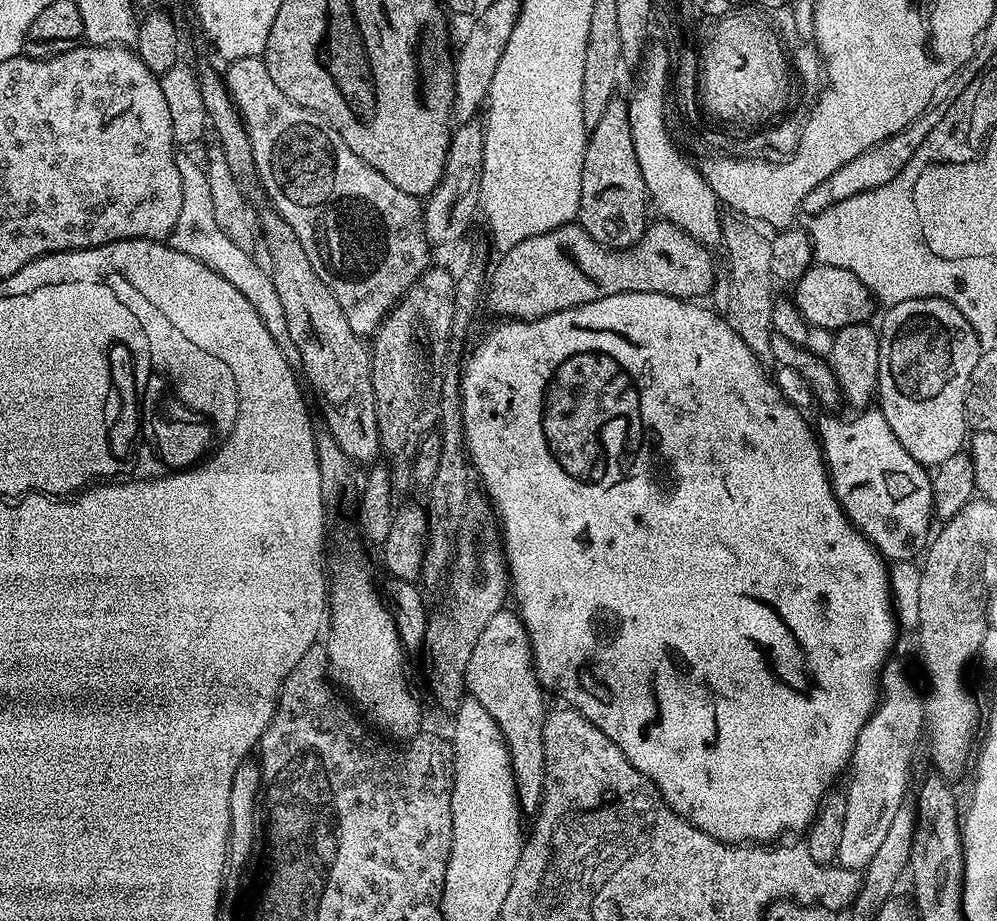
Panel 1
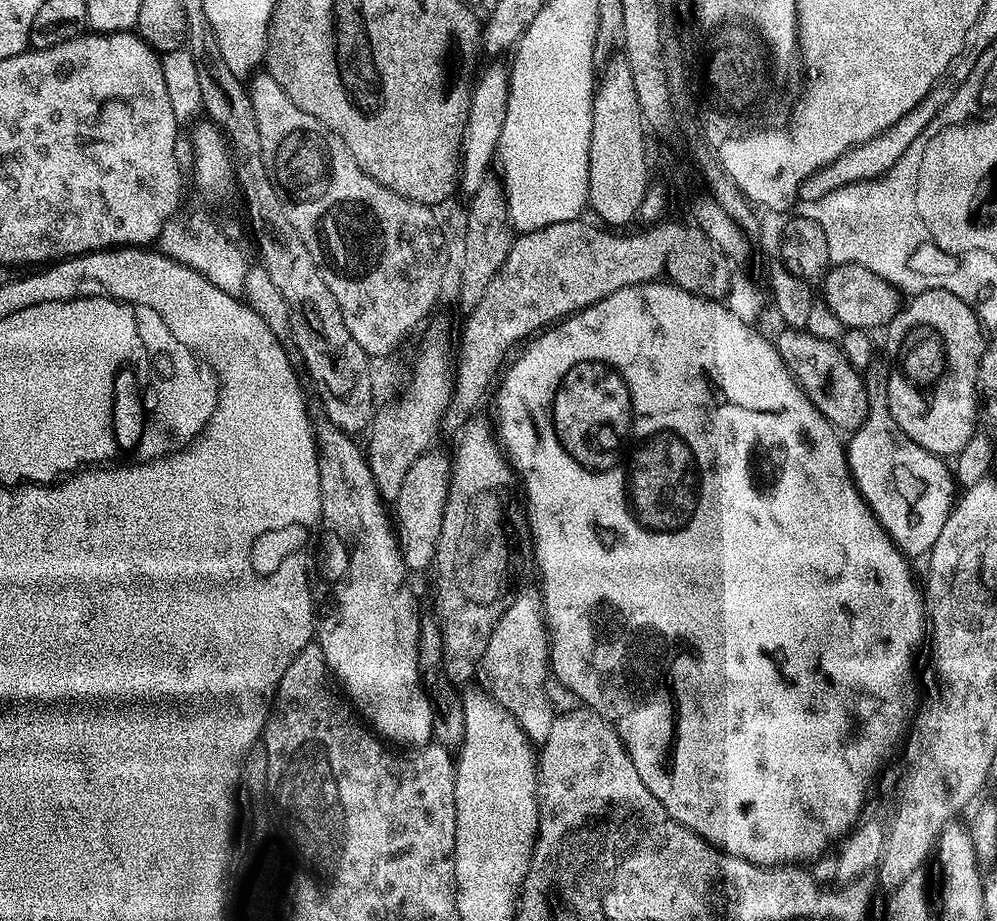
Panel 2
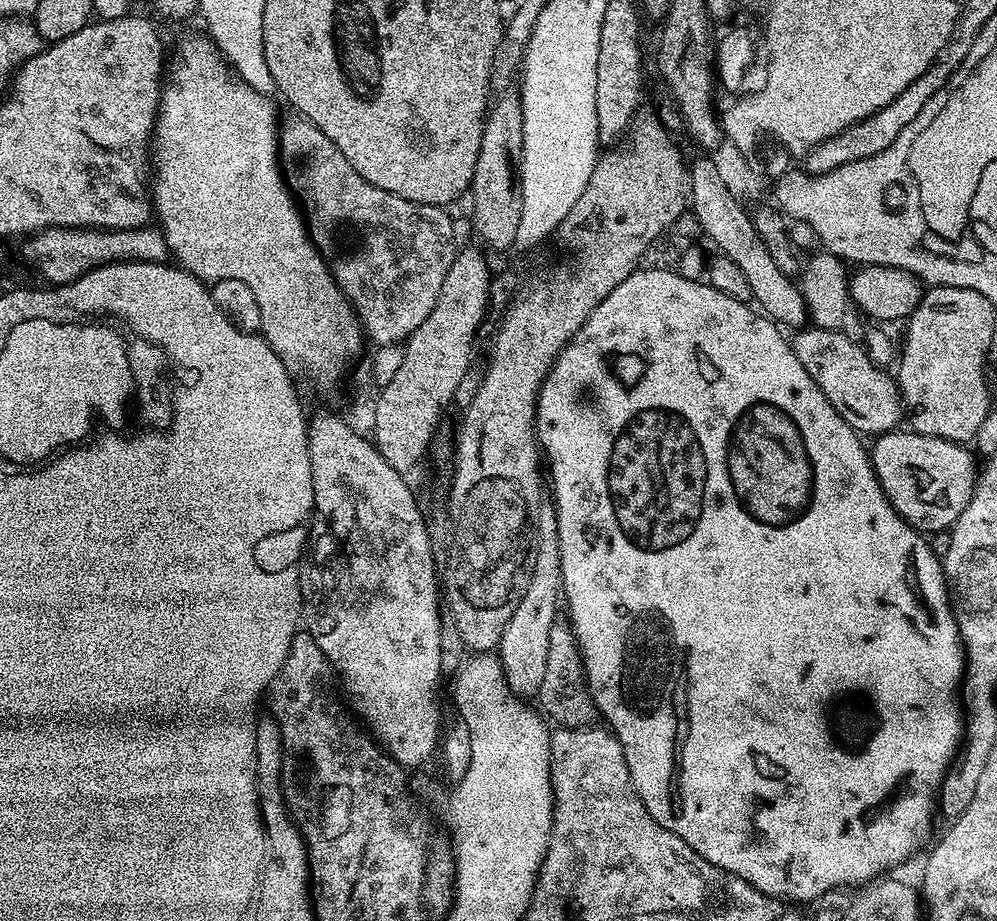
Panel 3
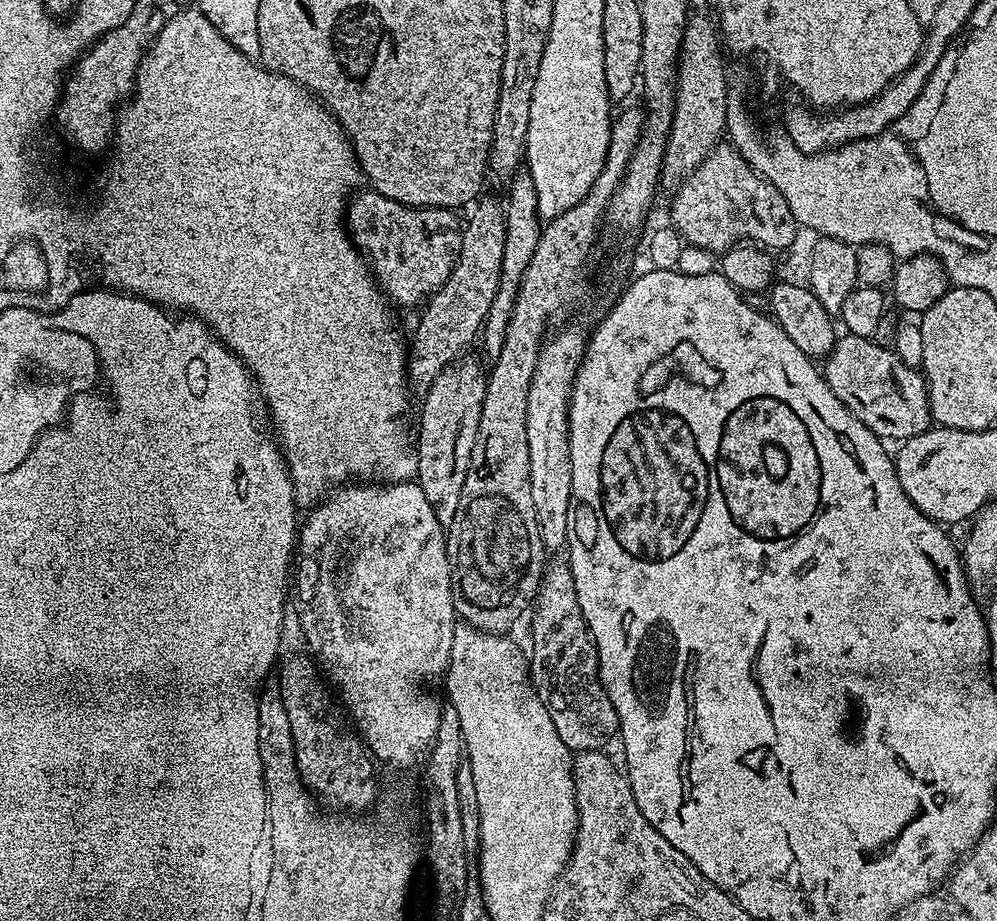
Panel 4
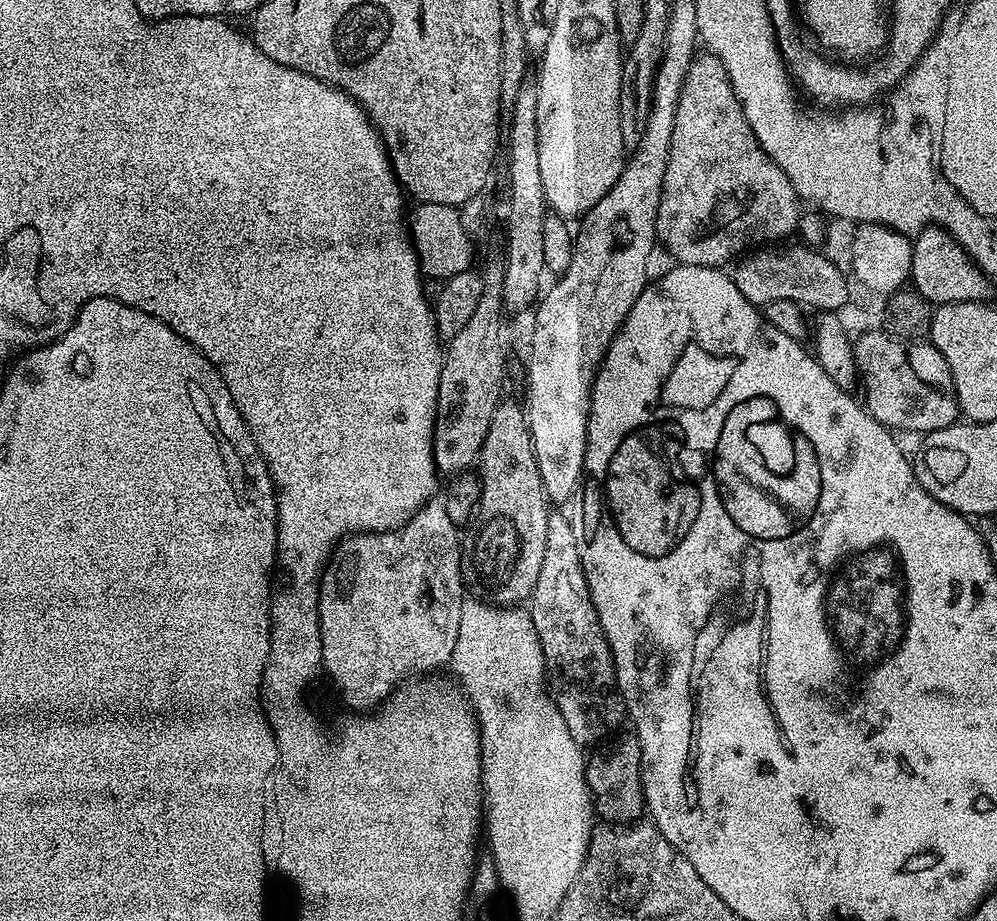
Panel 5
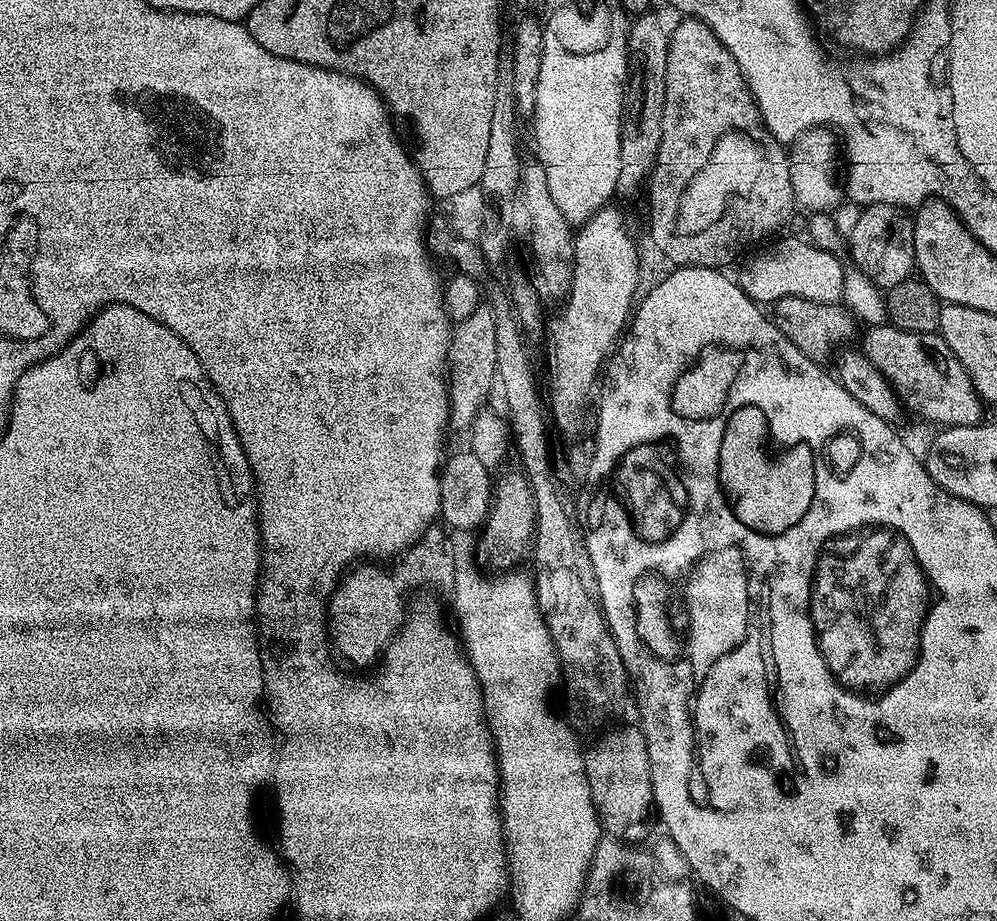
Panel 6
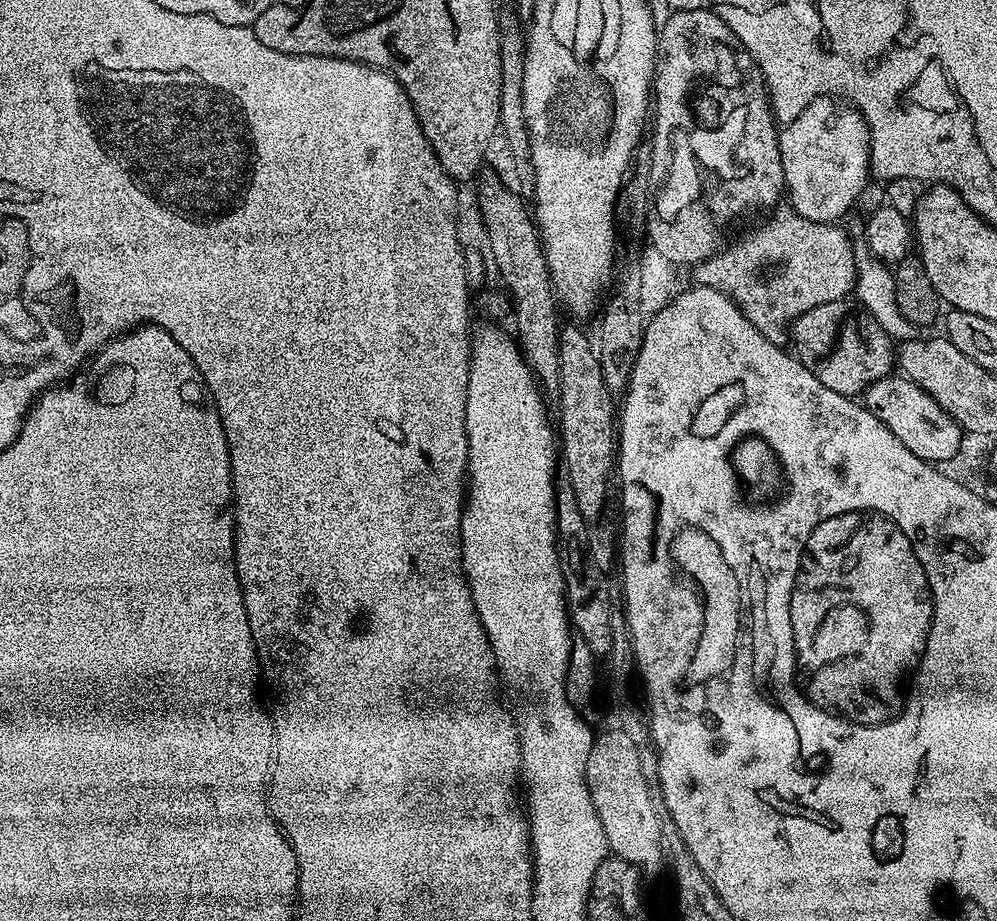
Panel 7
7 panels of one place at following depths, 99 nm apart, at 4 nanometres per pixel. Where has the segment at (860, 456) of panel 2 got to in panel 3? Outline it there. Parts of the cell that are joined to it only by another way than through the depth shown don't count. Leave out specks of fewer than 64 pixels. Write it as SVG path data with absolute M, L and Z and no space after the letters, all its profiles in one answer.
M911 430L900 431L884 432L871 441L873 444L870 444L870 455L878 482L886 494L886 498L894 506L896 513L908 525L920 529L925 534L940 531L943 533L945 530L951 529L956 519L962 514L962 510L966 510L972 492L976 489L978 464L972 461L973 453L971 451L968 453L964 449L967 447L963 443L923 436Z

